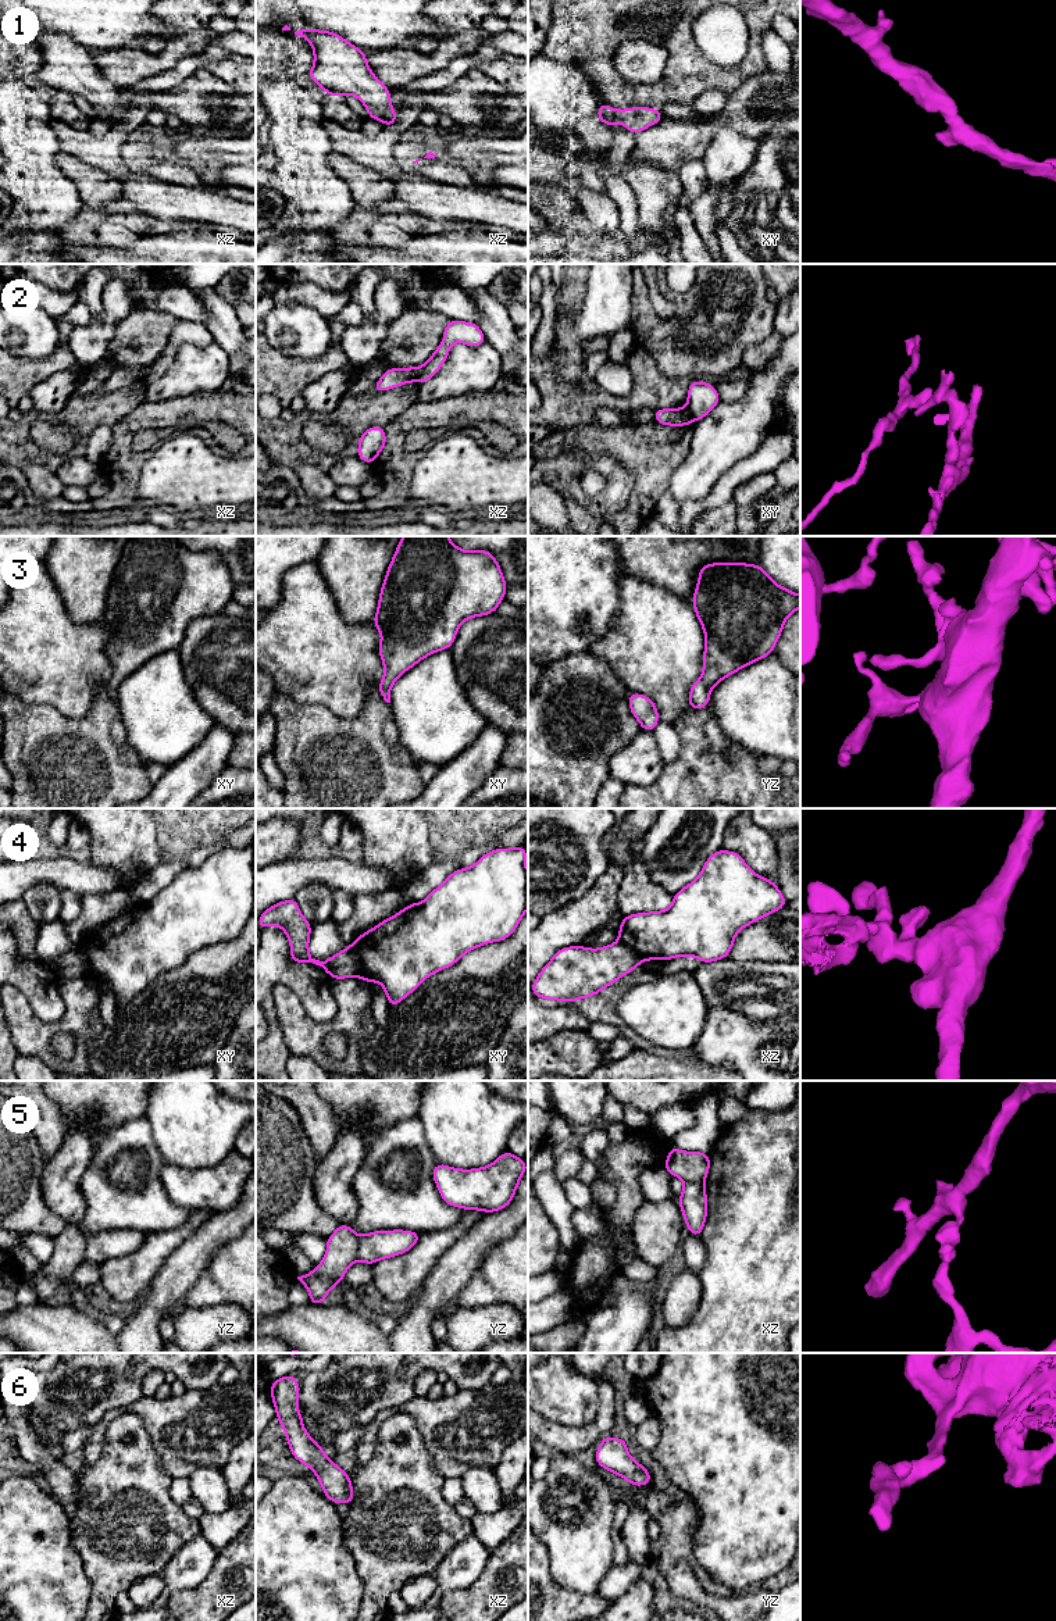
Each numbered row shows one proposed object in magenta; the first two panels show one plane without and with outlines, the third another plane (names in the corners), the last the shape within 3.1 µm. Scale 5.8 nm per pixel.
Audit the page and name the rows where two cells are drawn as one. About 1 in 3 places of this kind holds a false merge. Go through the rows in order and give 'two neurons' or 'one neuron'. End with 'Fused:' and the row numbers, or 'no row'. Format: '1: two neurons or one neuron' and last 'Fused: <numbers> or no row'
1: one neuron
2: two neurons
3: one neuron
4: two neurons
5: two neurons
6: one neuron
Fused: 2, 4, 5

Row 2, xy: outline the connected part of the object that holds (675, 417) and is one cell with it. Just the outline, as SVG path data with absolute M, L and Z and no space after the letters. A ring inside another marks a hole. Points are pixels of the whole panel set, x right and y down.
M685 408L654 410L654 422L671 426L691 425L691 417Z

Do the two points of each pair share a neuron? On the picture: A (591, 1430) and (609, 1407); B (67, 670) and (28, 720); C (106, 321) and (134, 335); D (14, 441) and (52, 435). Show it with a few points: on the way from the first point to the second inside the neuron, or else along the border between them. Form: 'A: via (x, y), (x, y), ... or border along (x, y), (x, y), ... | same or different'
A: via (596, 1424), (606, 1413) | same
B: border along (14, 696), (24, 703), (50, 704), (71, 717) | different
C: border along (131, 310), (116, 327), (114, 336), (104, 356) | different
D: border along (32, 420), (31, 438), (40, 447), (61, 453) | different

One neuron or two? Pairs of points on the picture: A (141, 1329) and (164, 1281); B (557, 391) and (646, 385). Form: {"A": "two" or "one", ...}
{"A": "one", "B": "one"}

